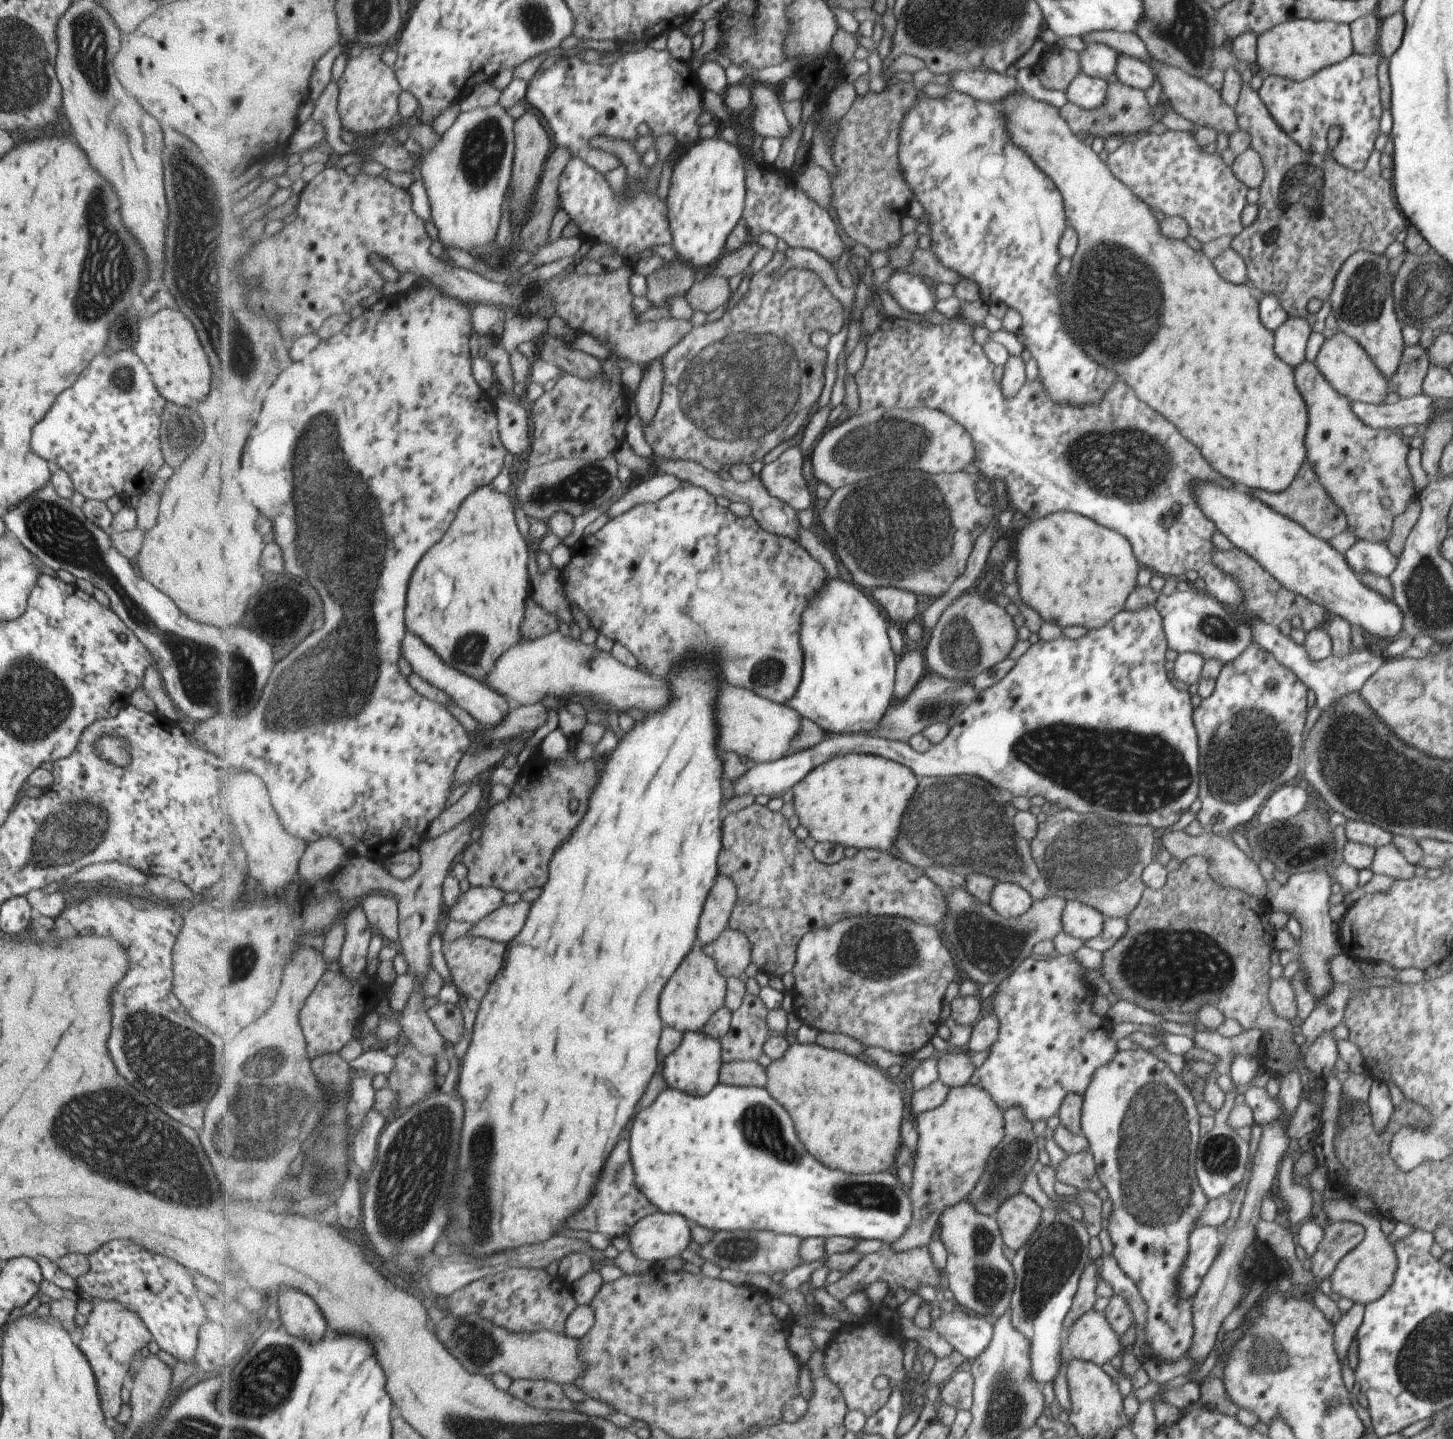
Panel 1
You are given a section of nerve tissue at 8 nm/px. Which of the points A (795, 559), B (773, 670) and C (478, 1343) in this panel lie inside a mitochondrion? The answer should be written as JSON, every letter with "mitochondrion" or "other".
{"A":"other","B":"mitochondrion","C":"mitochondrion"}

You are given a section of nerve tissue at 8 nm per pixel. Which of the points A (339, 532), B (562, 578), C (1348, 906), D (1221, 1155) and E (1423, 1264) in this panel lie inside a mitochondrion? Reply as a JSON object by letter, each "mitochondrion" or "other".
{"A":"mitochondrion","B":"other","C":"other","D":"mitochondrion","E":"other"}

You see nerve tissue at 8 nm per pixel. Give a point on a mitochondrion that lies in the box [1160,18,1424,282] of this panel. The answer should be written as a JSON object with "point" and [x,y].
{"point":[1290,225]}

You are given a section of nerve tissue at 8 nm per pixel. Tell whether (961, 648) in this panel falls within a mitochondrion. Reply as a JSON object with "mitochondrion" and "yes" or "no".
{"mitochondrion":"yes"}

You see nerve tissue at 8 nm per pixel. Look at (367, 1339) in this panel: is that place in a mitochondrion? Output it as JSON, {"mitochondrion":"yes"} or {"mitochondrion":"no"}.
{"mitochondrion":"no"}

